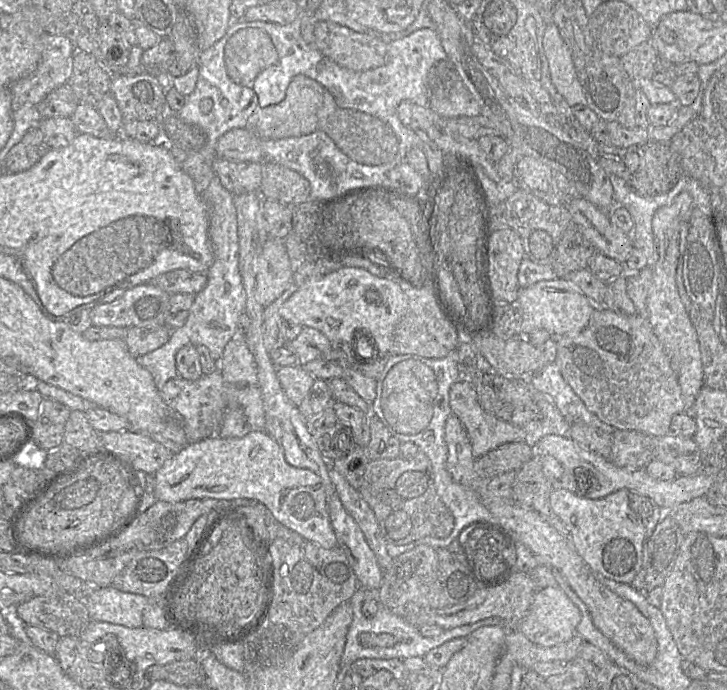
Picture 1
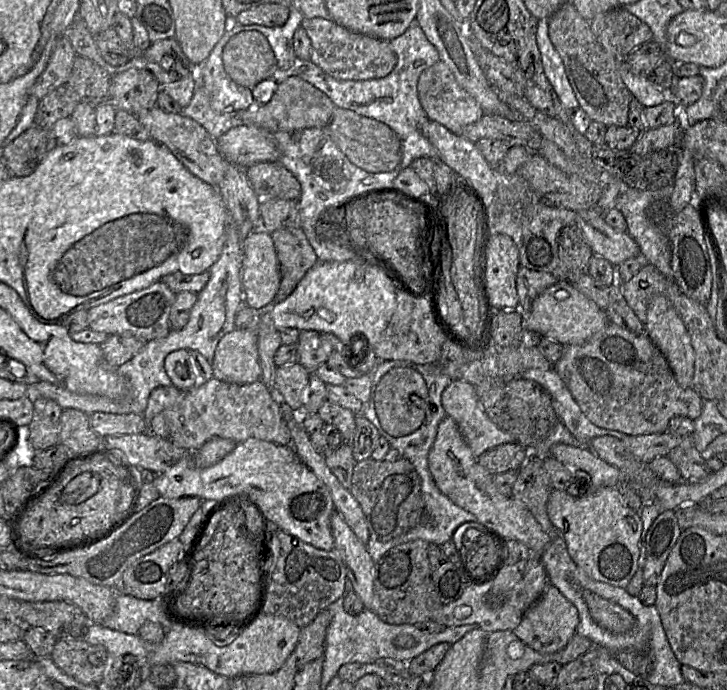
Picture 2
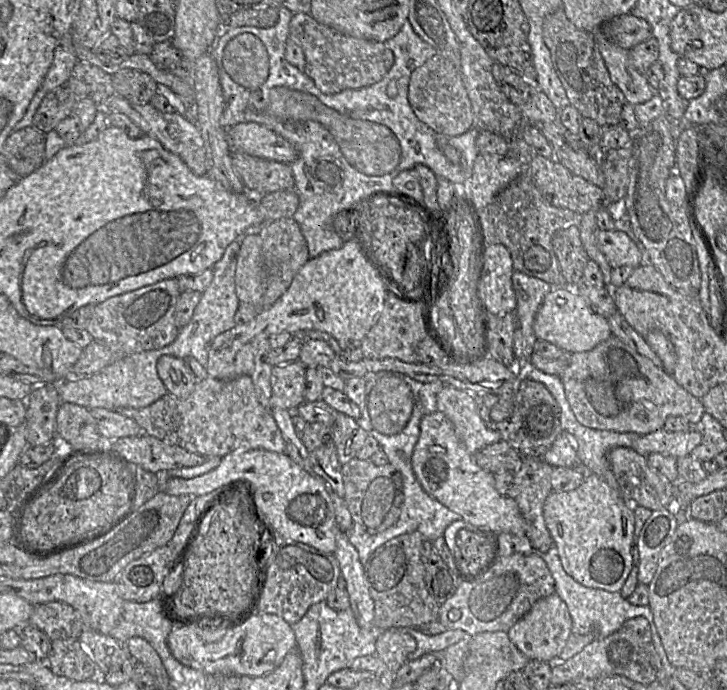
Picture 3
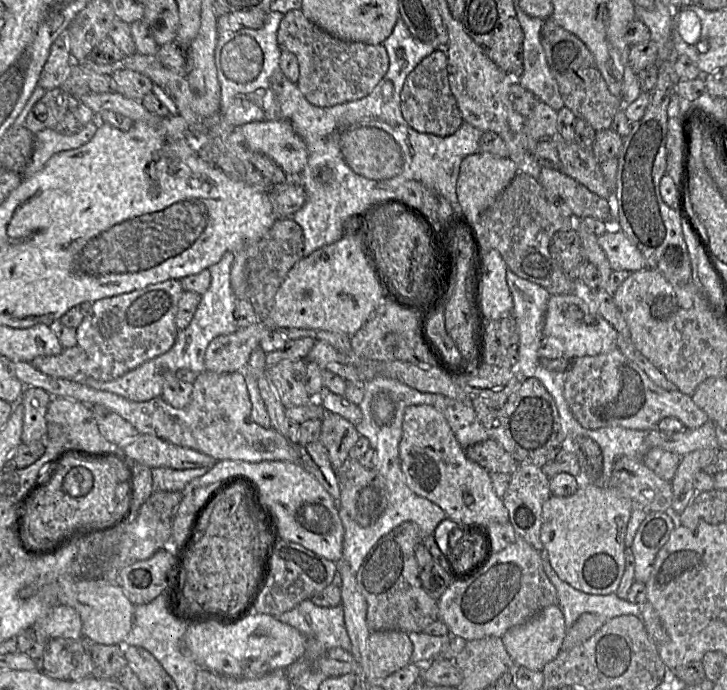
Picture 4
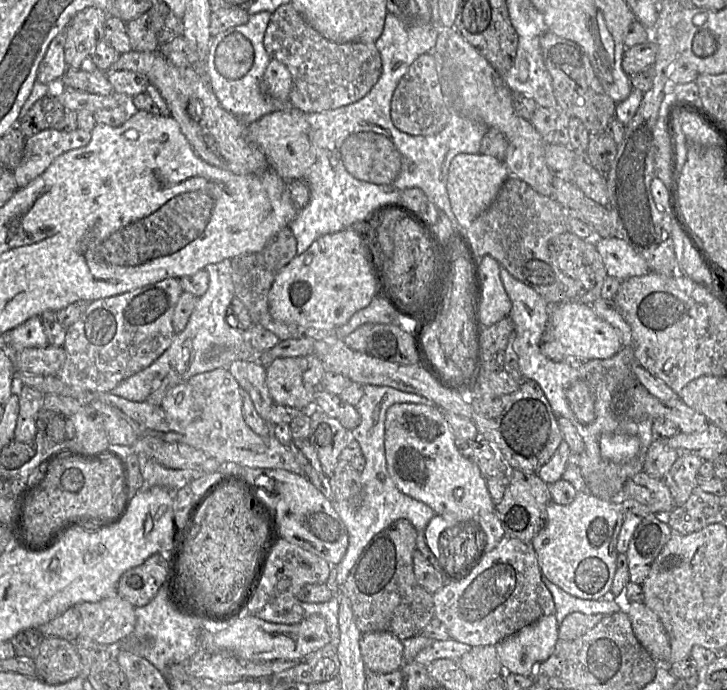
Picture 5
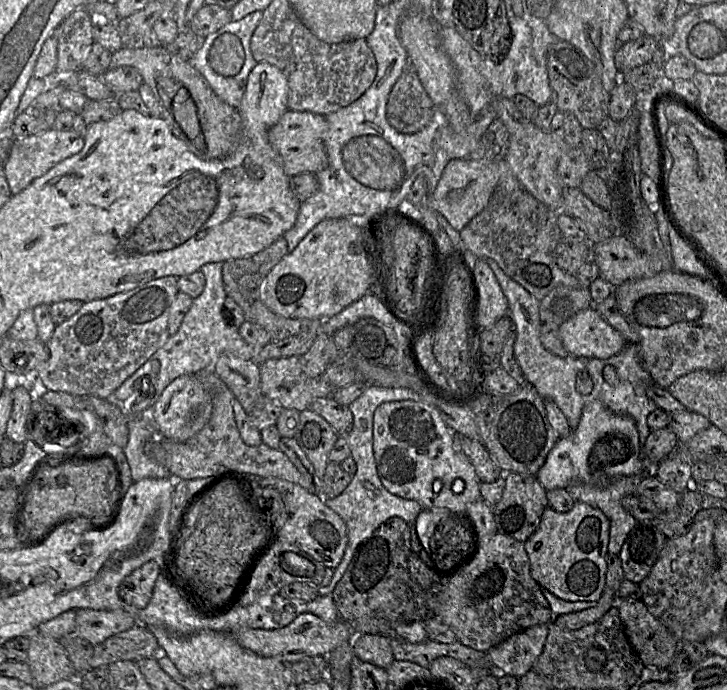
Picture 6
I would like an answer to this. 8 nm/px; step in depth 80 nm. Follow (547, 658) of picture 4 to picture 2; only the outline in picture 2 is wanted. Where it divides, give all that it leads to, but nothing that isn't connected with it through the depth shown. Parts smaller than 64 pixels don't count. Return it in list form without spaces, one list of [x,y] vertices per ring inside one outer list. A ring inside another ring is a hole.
[[[549,584],[542,595],[527,609],[513,632],[534,650],[540,653],[554,653],[567,645],[576,633],[578,623],[577,608],[554,585]]]

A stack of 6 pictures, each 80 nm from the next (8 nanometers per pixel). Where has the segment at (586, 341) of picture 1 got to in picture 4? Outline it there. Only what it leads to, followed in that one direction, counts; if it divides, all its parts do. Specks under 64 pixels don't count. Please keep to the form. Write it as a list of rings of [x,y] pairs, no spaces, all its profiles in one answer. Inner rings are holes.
[[[617,347],[596,356],[573,359],[566,372],[564,397],[577,421],[591,430],[619,426],[650,431],[666,417],[679,419],[685,428],[698,428],[709,420],[691,396],[679,390],[670,391],[659,387]]]

